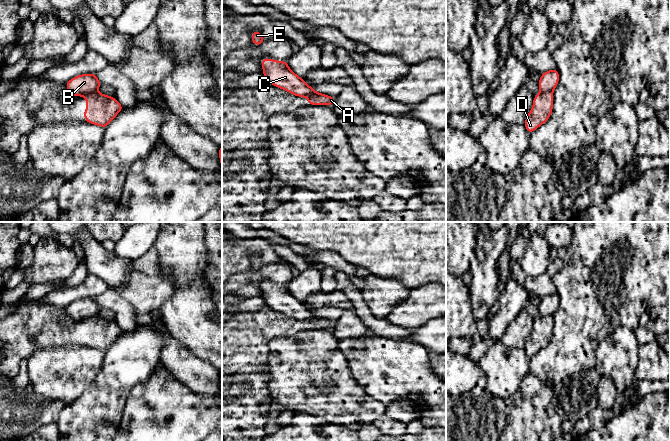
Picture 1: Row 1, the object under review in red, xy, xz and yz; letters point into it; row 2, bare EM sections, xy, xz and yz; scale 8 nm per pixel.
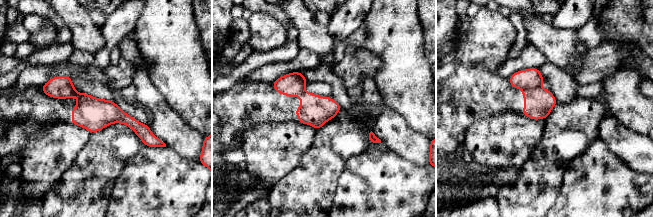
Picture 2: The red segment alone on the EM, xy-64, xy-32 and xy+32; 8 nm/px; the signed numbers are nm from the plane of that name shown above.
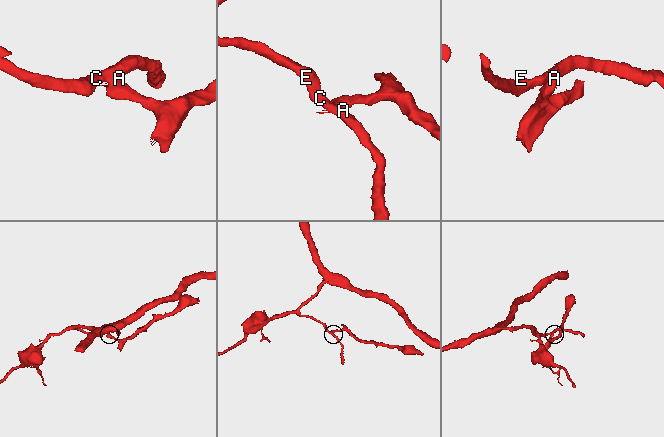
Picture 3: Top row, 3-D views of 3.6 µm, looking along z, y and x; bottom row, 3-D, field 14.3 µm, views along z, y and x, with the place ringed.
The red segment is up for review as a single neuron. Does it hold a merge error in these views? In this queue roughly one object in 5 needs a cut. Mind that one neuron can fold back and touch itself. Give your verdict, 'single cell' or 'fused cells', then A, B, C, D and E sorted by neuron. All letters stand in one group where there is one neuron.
fused cells; groups A D / B C E

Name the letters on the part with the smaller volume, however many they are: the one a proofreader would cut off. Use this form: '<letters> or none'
A, D

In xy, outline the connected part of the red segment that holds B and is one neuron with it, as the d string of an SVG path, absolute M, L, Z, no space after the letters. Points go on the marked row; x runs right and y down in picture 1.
M95 73L81 74L65 83L68 93L78 97L94 93L101 85Z

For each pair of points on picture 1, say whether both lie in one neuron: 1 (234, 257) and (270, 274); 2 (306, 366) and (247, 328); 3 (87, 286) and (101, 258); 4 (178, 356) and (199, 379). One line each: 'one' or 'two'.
1: two
2: two
3: two
4: one

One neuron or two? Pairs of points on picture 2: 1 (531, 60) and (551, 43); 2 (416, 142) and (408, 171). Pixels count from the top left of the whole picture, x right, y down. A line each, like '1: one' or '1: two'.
1: two
2: two

